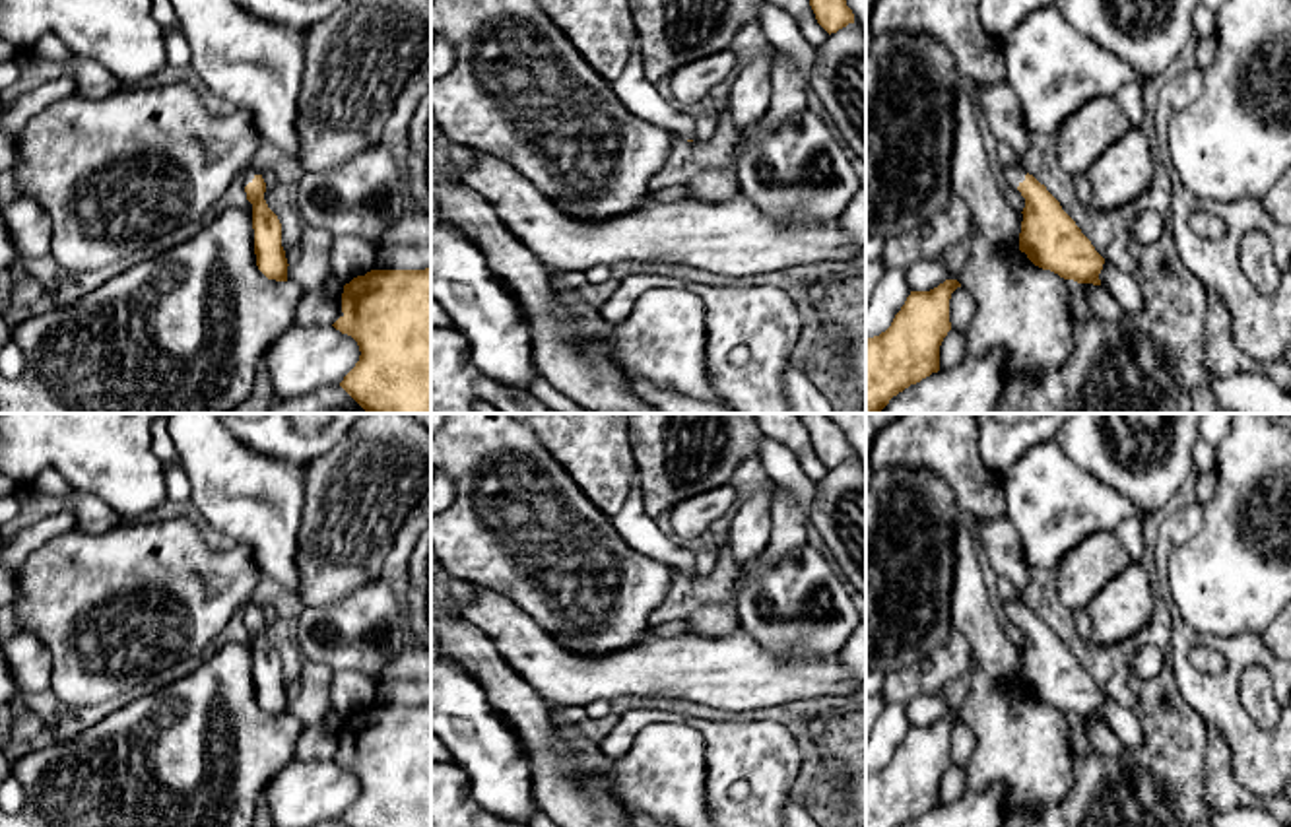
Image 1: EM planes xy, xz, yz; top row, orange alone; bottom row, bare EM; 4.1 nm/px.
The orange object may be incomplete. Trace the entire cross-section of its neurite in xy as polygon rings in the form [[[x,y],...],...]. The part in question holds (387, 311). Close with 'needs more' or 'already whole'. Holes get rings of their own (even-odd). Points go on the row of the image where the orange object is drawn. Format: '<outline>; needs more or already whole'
[[[431,266],[371,270],[344,285],[342,316],[332,324],[359,346],[359,361],[340,386],[367,414],[431,414]]]; already whole

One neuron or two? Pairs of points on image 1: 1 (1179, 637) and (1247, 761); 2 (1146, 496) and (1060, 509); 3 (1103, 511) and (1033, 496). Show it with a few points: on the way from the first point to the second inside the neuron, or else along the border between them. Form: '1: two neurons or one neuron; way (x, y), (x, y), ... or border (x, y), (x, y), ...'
1: one neuron; way (1183, 668), (1239, 730)
2: two neurons; border (1088, 472), (1150, 513)
3: one neuron; way (1086, 505), (1055, 505), (1051, 501)

